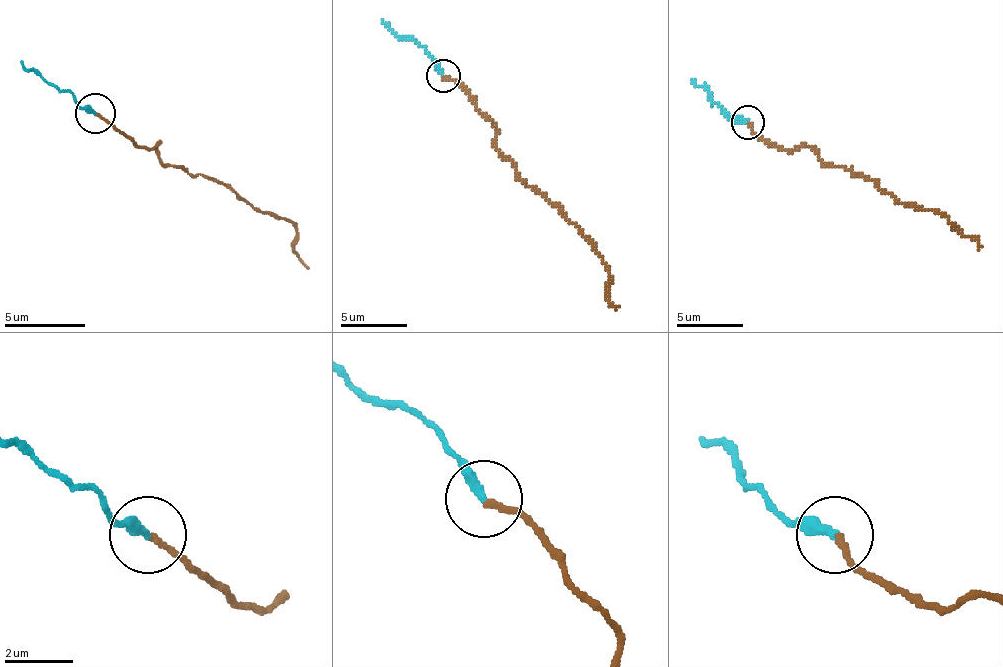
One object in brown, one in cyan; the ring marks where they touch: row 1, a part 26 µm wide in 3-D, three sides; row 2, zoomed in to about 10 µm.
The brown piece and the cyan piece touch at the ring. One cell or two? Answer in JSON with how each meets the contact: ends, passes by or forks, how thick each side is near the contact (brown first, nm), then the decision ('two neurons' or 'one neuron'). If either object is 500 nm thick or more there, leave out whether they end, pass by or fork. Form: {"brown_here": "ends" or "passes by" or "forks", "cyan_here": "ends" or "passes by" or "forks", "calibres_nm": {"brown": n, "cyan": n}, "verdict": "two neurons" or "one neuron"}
{"brown_here": "ends", "cyan_here": "ends", "calibres_nm": {"brown": 190, "cyan": 280}, "verdict": "one neuron"}

